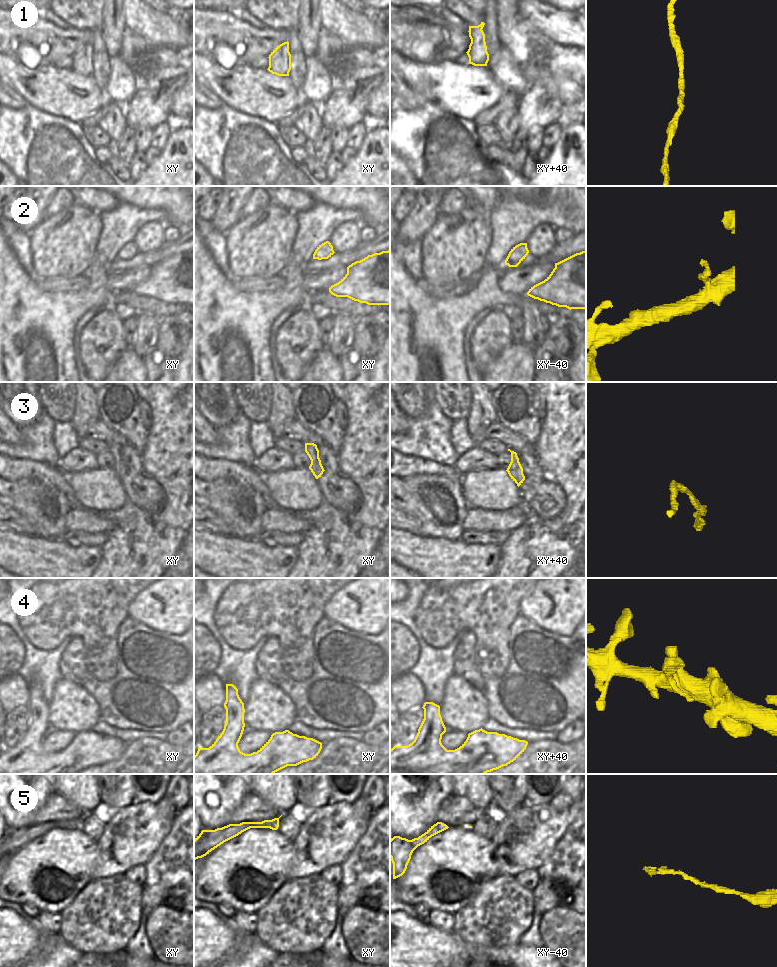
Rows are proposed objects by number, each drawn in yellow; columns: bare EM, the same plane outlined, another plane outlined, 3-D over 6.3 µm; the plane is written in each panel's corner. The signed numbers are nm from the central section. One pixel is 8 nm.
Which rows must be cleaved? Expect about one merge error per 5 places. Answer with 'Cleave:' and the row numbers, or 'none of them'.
Cleave: none of them

